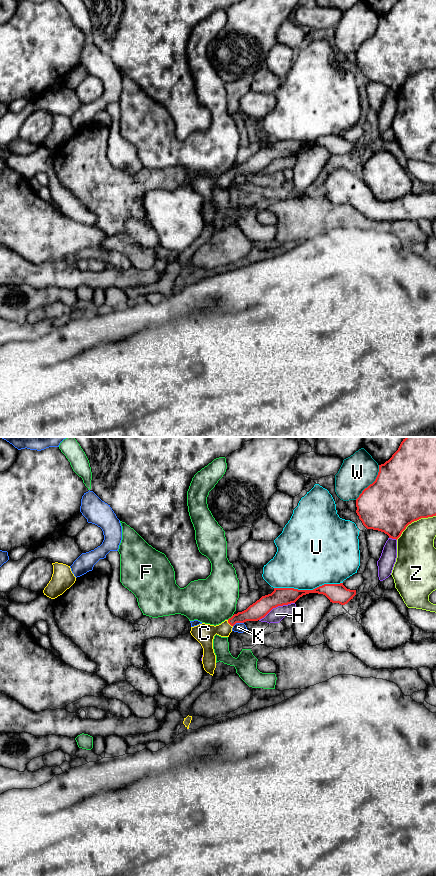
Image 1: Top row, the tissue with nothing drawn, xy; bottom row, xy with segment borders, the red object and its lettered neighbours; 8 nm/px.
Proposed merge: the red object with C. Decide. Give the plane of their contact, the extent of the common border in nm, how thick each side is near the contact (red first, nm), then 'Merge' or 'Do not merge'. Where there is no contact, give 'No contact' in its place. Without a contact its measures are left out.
Touches red in xy. Shared border 70 nm. Thickness 140 nm (red) against 160 nm. Merge

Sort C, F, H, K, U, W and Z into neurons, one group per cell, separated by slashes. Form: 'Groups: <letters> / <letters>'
Groups: C / F / H / K / U / W / Z

